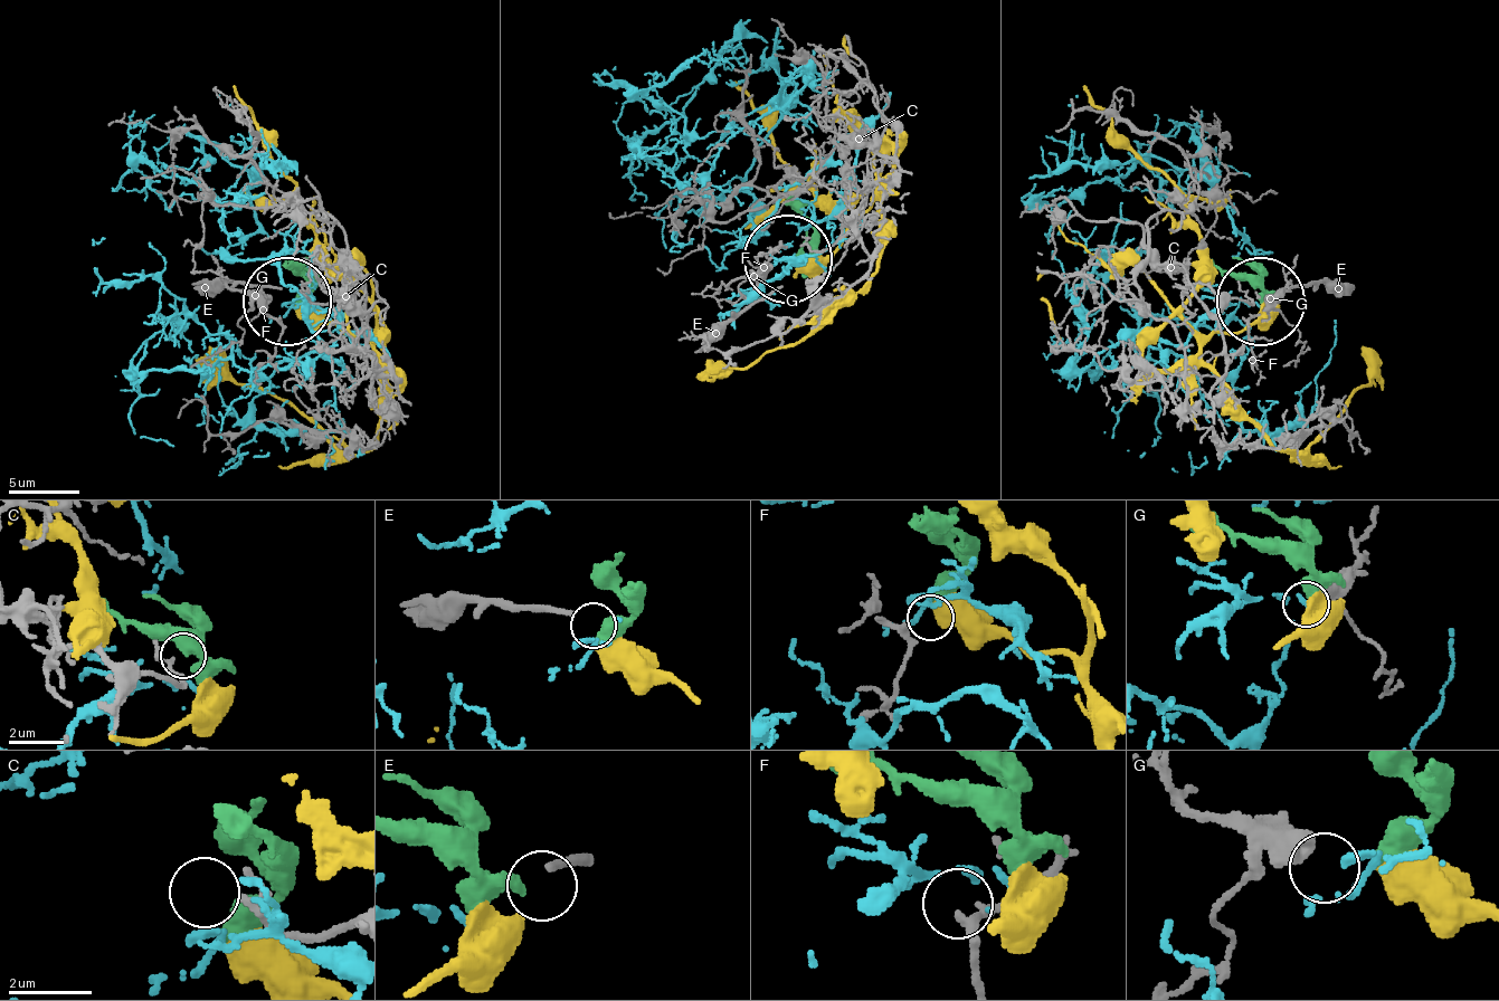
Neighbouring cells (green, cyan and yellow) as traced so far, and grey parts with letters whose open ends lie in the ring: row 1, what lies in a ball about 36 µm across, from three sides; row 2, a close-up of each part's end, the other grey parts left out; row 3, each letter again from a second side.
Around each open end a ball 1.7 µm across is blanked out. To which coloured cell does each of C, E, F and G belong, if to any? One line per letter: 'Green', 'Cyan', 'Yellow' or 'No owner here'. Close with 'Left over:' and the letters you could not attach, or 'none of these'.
C: No owner here
E: Yellow
F: No owner here
G: Cyan
Left over: C, F

